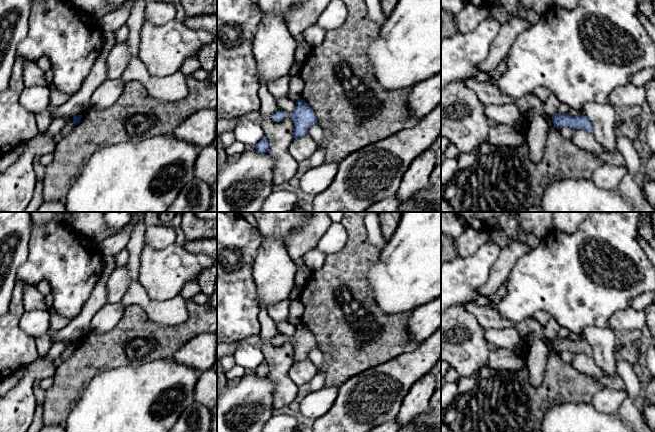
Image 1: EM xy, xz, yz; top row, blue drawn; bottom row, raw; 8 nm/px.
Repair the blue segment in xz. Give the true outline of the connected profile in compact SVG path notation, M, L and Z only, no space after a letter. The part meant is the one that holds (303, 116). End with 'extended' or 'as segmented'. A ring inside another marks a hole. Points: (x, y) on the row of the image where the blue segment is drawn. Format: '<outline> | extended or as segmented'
M302 99L296 102L295 110L290 114L295 125L293 137L299 138L307 134L308 129L315 123L317 118L313 109Z | as segmented

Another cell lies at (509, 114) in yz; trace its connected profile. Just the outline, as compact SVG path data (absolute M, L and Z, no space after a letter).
M506 104L502 106L488 105L484 107L484 113L491 122L504 123L514 126L515 123L523 116L514 104Z

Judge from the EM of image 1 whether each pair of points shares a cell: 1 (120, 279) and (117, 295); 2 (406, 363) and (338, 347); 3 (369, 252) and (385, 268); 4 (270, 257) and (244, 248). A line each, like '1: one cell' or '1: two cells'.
1: one cell
2: two cells
3: two cells
4: two cells

